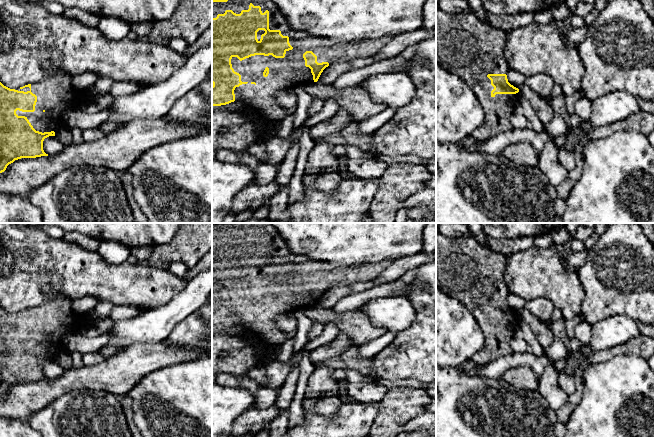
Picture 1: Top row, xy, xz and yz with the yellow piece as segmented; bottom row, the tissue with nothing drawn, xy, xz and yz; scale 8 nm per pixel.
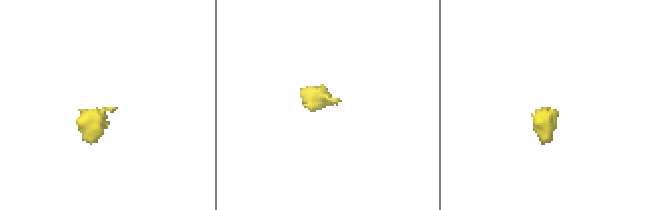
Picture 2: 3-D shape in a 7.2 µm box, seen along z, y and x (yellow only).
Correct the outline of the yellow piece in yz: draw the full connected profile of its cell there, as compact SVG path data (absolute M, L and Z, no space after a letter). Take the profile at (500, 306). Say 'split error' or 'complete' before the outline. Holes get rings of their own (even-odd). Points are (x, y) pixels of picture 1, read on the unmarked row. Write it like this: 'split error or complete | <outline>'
split error | M436 230L436 286L460 301L477 320L486 338L484 348L472 358L480 365L513 353L510 341L521 319L507 303L509 290L504 278L507 259L490 252L472 237L447 237Z

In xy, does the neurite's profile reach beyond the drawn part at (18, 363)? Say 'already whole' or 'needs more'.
needs more

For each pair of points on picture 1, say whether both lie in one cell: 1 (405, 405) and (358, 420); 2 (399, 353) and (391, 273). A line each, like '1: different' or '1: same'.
1: different
2: different

